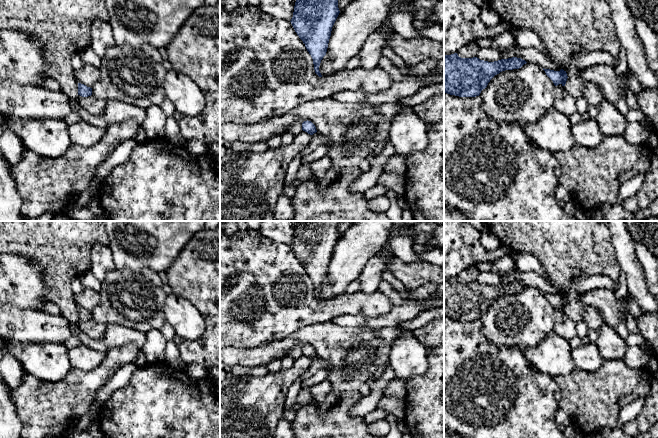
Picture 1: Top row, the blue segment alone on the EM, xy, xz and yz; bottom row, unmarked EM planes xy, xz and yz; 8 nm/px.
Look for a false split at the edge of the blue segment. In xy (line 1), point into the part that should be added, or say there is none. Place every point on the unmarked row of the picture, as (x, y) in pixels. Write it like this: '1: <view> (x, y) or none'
1: none

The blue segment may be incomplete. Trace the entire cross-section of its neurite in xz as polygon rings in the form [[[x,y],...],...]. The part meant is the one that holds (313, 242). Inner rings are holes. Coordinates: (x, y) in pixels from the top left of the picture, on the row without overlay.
[[[299,221],[291,248],[313,283],[315,297],[322,301],[319,290],[326,279],[332,251],[340,237],[340,221]]]

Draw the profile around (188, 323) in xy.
[[[175,294],[166,297],[164,305],[166,322],[182,340],[196,340],[205,331],[205,320],[186,299]]]

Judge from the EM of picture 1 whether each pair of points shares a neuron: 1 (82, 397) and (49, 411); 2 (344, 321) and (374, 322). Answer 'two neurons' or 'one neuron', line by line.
1: one neuron
2: two neurons

